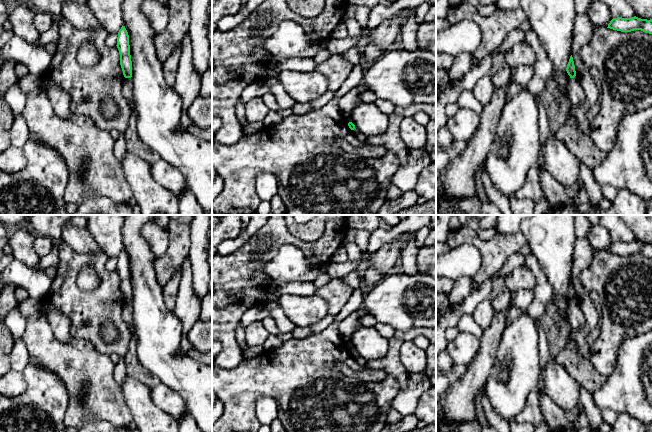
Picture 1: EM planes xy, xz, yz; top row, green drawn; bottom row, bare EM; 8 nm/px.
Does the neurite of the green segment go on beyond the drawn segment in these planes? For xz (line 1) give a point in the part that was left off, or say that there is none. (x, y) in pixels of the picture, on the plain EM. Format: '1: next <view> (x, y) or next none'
1: next none

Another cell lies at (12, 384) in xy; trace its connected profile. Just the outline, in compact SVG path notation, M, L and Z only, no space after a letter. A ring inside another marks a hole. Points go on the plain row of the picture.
M10 370L0 378L0 393L6 397L14 398L26 390L24 373Z

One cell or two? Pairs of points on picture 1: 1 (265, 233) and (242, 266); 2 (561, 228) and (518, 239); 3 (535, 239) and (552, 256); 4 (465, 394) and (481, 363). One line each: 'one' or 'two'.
1: one
2: two
3: one
4: one

